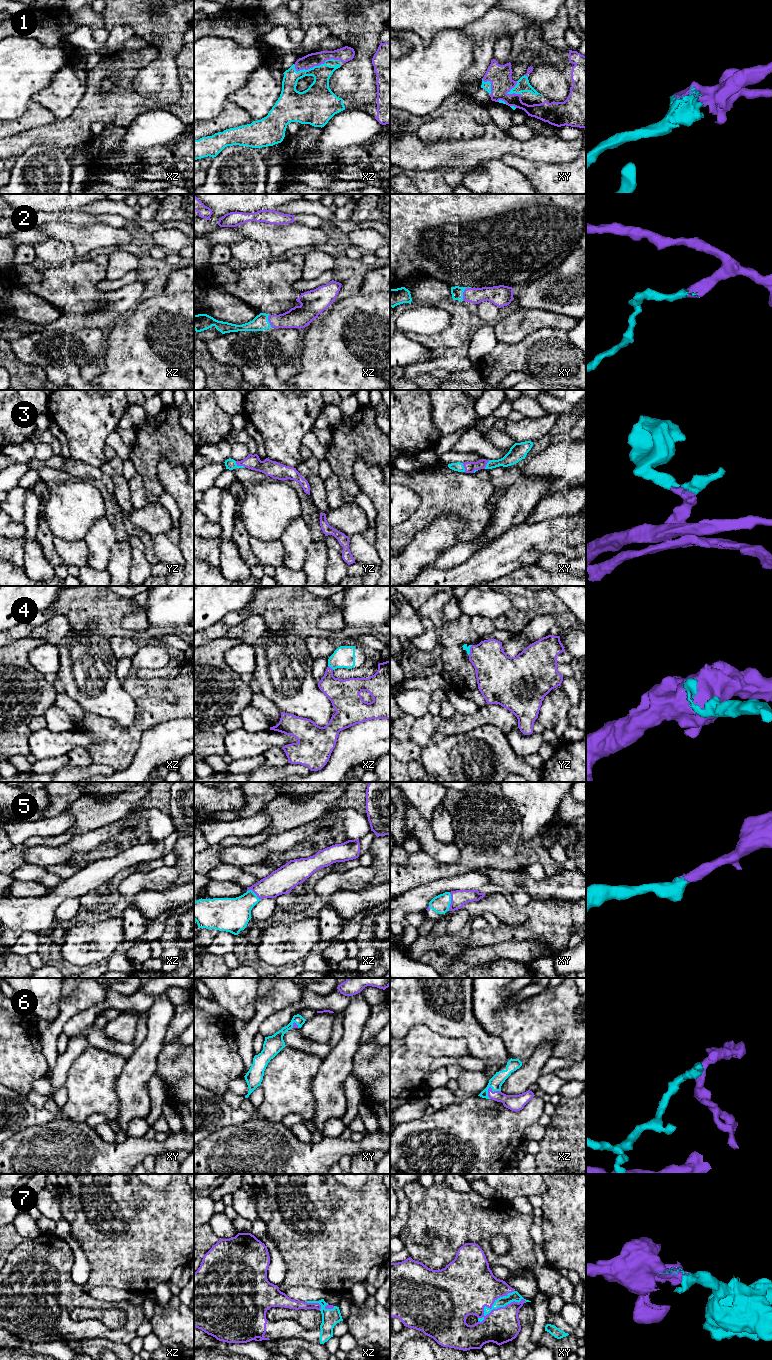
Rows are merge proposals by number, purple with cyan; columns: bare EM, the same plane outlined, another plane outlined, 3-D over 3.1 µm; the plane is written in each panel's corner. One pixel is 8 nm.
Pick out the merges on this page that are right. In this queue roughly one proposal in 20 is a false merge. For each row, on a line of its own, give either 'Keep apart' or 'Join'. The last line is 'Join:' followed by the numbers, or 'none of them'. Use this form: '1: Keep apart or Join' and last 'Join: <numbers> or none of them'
1: Join
2: Join
3: Join
4: Join
5: Join
6: Join
7: Join
Join: 1, 2, 3, 4, 5, 6, 7

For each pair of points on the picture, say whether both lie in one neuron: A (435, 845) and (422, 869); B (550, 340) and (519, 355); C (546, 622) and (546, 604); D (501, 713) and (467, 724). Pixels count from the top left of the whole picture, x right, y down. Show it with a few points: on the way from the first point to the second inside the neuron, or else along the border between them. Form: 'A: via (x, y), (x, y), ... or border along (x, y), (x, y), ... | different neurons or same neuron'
A: border along (421, 849), (437, 861), (451, 864) | different neurons
B: via (542, 348), (535, 355), (527, 355) | same neuron
C: border along (558, 621), (551, 615), (537, 615), (525, 626) | different neurons
D: via (493, 714), (475, 719) | same neuron

